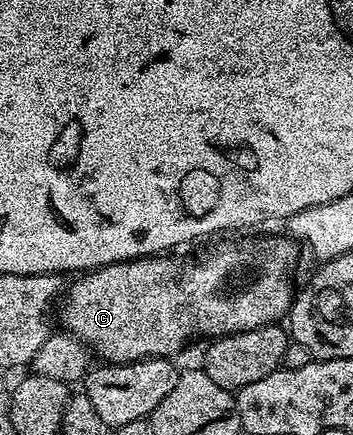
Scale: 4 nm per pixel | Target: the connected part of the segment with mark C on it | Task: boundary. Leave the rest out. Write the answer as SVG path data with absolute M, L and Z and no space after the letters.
M289 236L282 237L258 237L255 241L230 241L227 245L218 245L203 261L181 261L178 257L171 255L155 255L152 257L138 257L135 261L115 261L112 265L101 265L99 269L92 269L75 276L74 281L69 282L64 293L62 305L62 321L65 332L71 337L78 338L83 345L89 347L95 354L98 353L103 362L112 365L123 365L129 361L143 361L145 357L165 357L173 358L173 353L178 353L193 337L206 337L213 339L216 337L226 337L229 333L239 333L240 331L252 331L256 327L265 325L277 325L289 314L291 305L294 304L296 296L296 284L294 285L294 268L298 265L298 249Z

